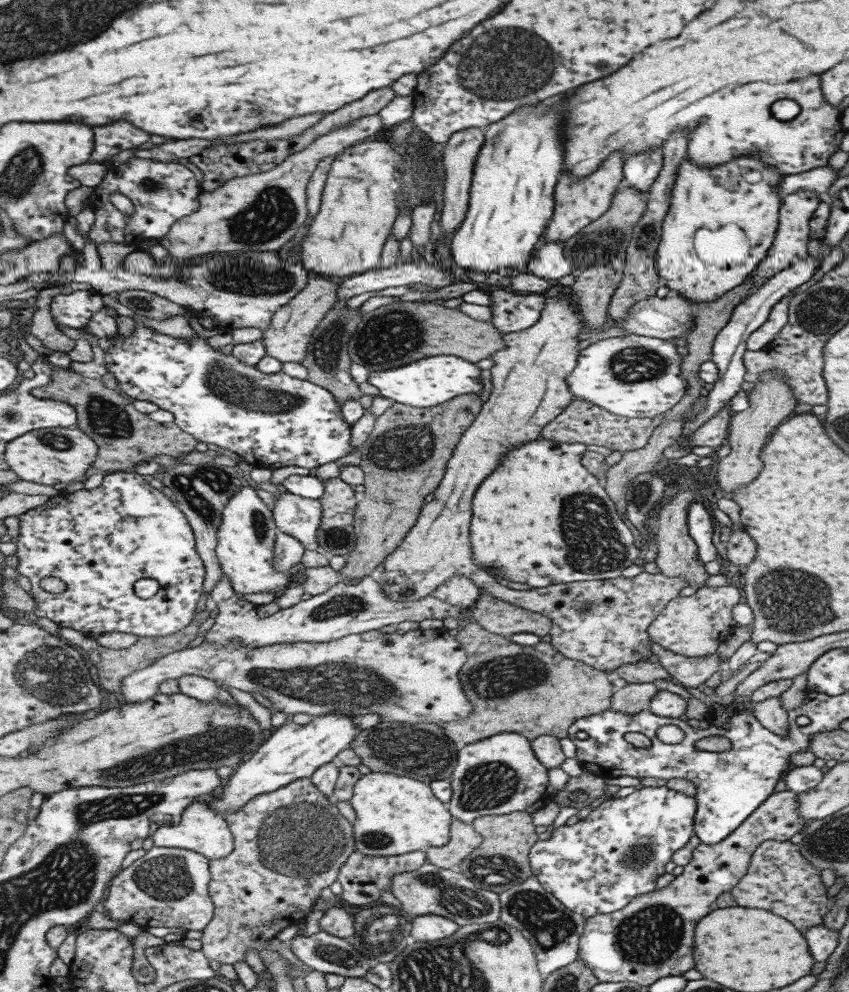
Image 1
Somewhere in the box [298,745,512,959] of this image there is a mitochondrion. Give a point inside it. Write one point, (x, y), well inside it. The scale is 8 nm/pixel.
(460, 899)

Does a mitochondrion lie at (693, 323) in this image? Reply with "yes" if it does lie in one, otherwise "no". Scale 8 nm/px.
no

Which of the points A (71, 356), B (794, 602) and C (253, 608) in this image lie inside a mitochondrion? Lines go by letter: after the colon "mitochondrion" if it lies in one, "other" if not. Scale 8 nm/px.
A: other
B: mitochondrion
C: other

